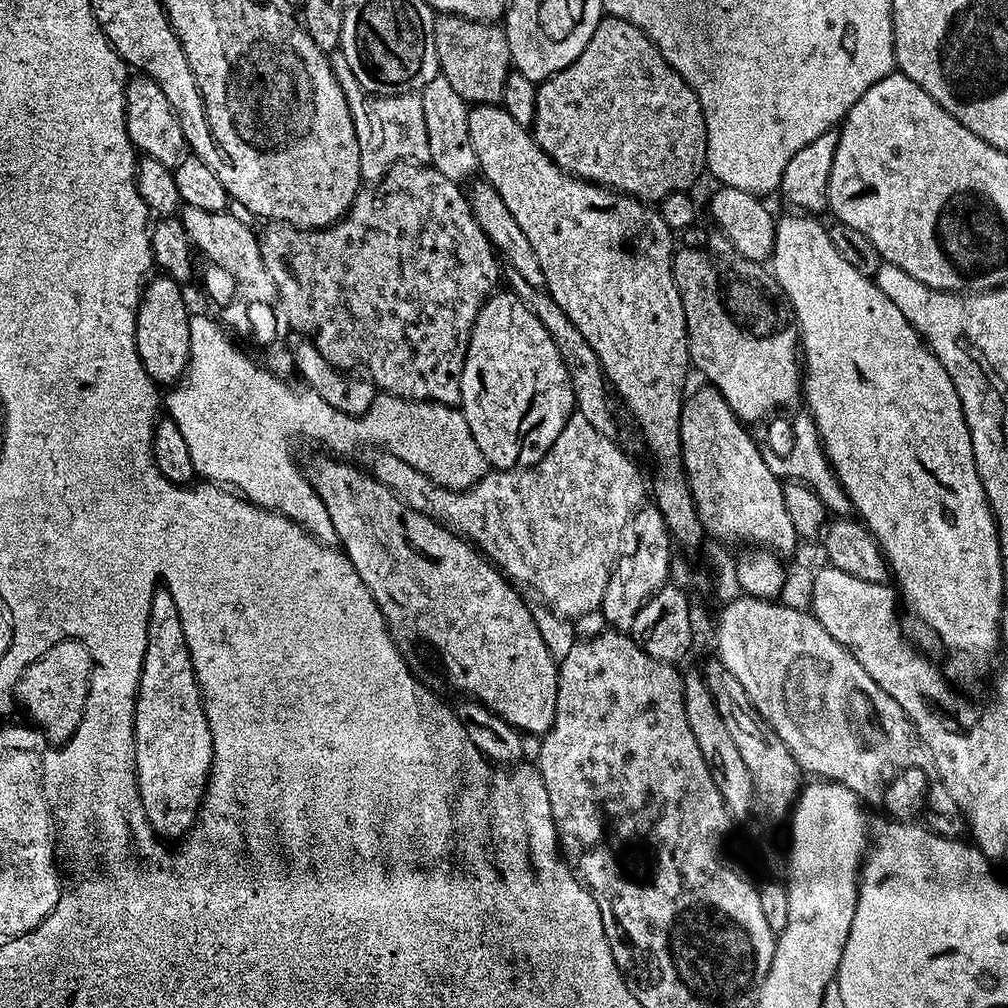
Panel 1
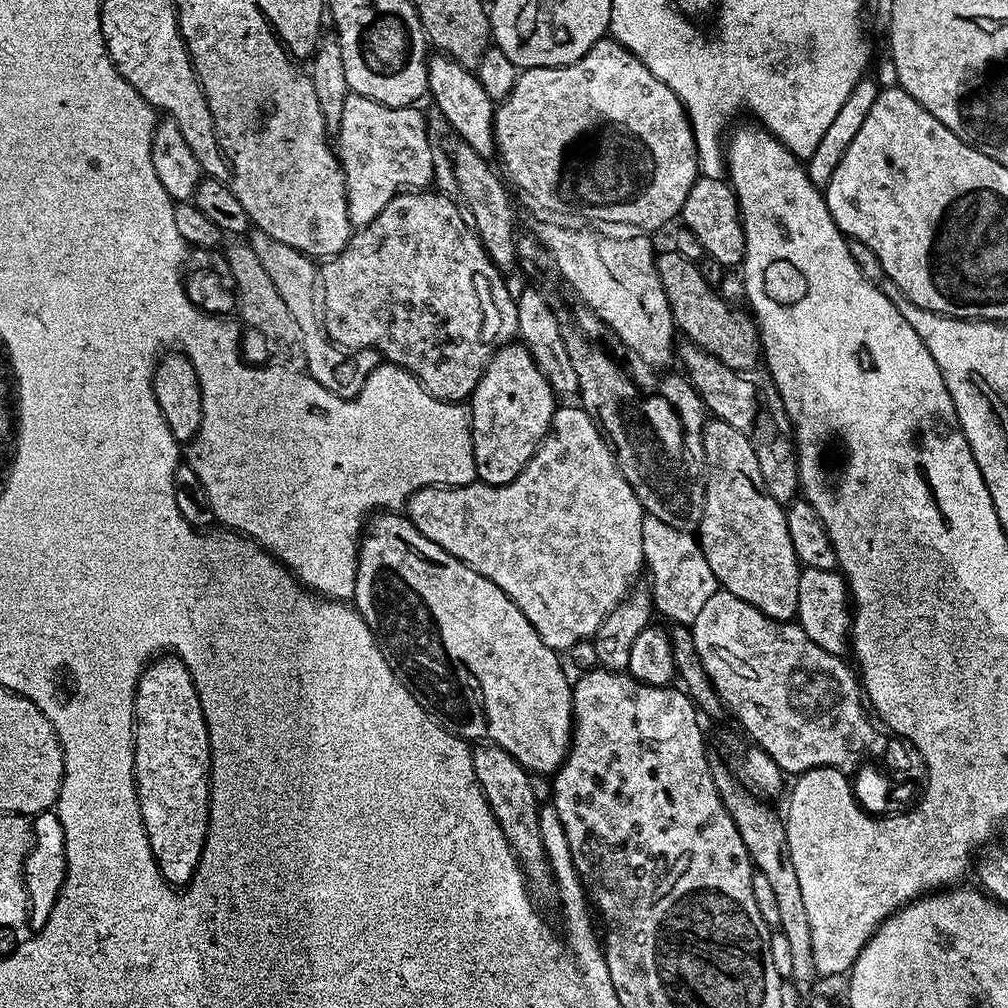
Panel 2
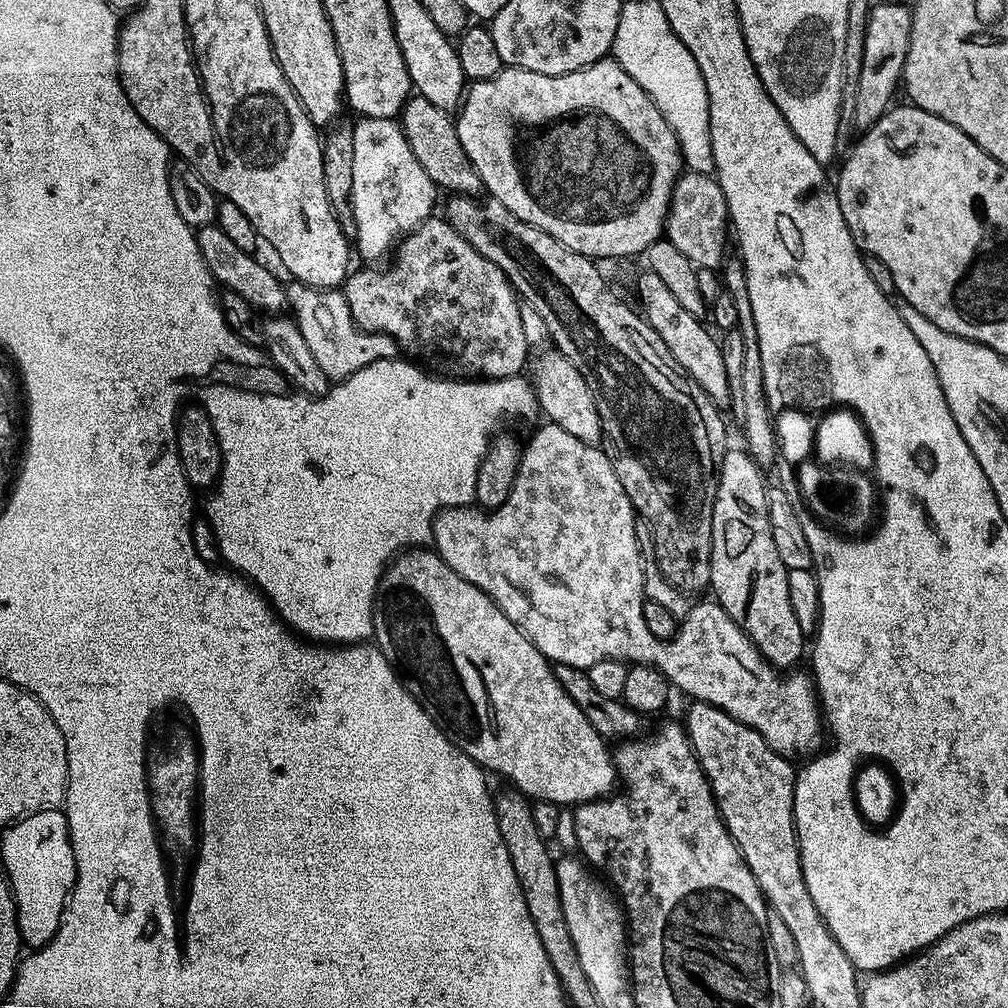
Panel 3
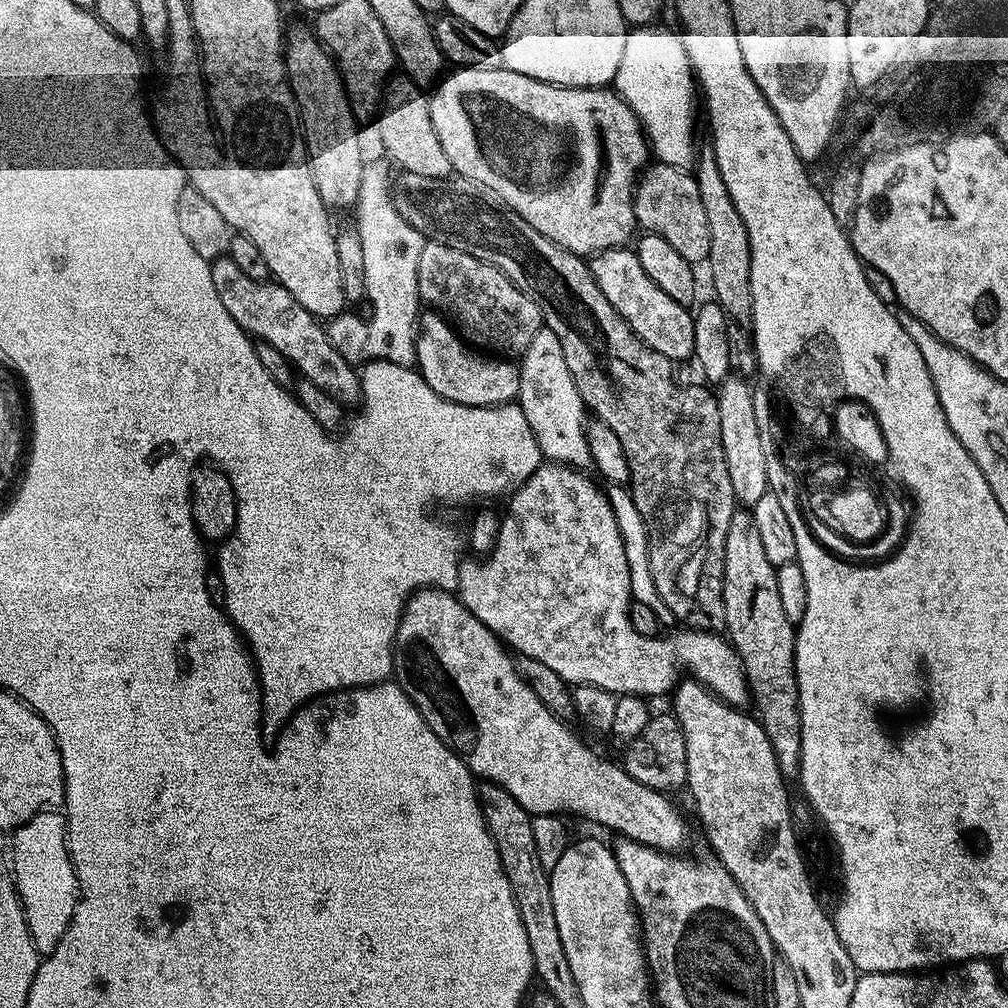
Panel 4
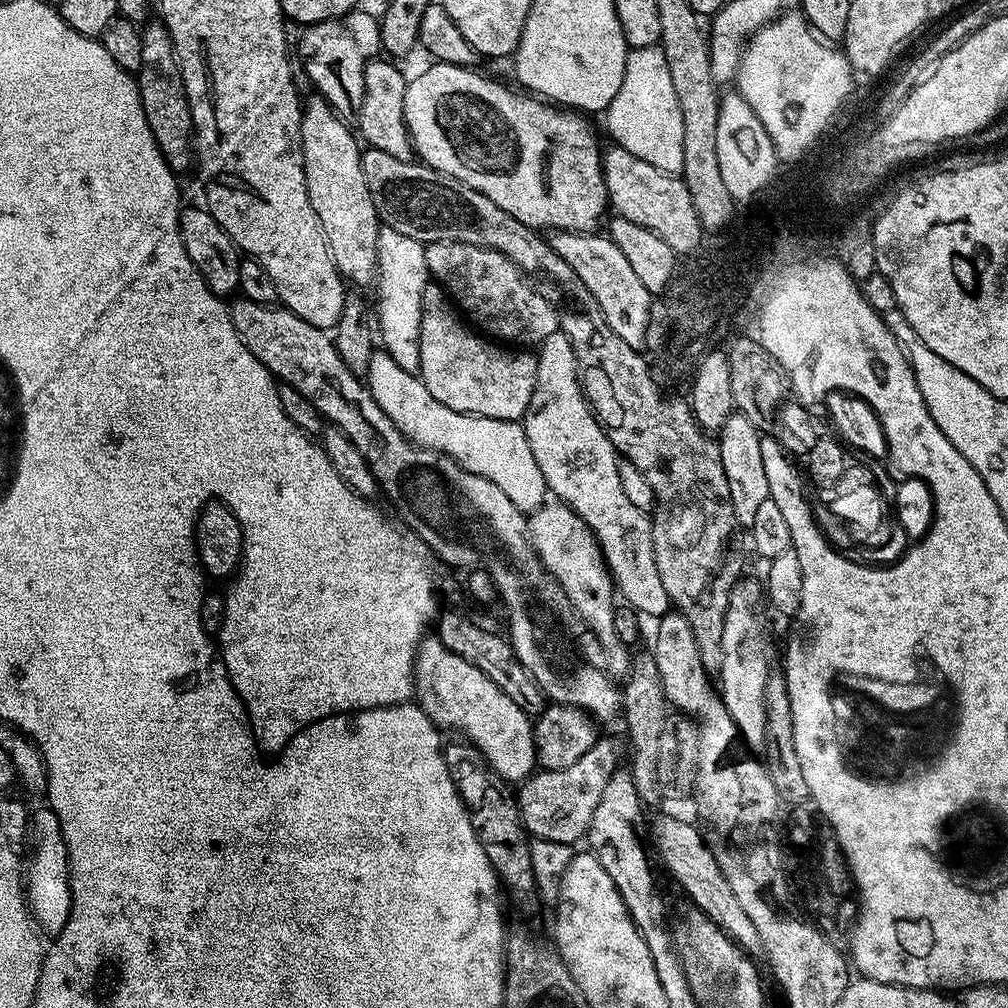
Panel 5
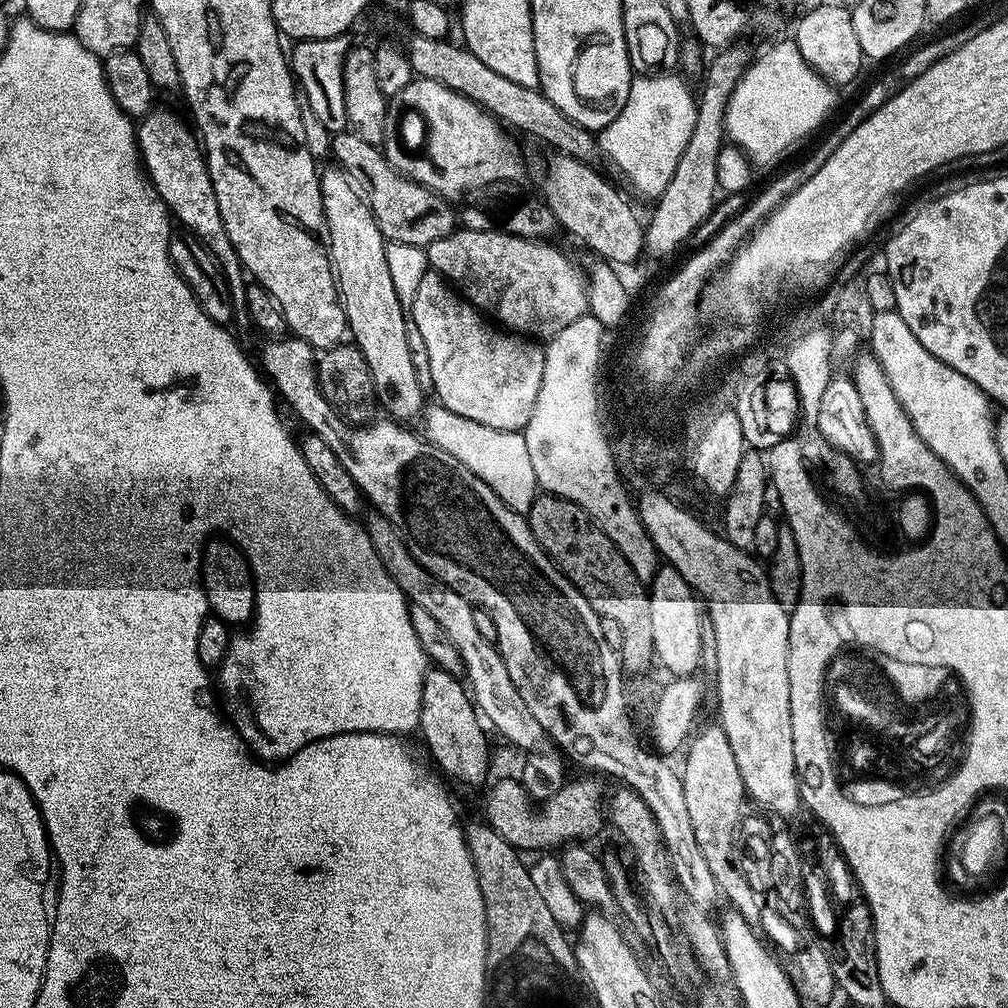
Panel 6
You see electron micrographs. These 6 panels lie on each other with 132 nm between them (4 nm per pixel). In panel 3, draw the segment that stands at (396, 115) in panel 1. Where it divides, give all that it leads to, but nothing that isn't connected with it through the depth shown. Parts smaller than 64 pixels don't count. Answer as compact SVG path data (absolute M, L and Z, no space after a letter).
M365 116L351 125L354 138L354 190L352 191L352 209L356 234L354 248L360 251L364 262L380 262L384 255L391 253L408 233L414 231L423 221L433 215L432 207L436 204L438 189L436 183L422 170L422 162L414 158L414 150L406 142L404 131L395 119L370 118Z

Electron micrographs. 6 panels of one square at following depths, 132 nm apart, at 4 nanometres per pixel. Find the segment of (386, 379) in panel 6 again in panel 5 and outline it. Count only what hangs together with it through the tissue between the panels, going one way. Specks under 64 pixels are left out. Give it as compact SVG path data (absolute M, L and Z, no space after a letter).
M312 94L309 100L307 97L303 101L300 113L300 149L304 159L306 194L310 198L310 206L314 206L314 214L318 214L318 222L328 240L328 253L332 255L337 272L349 285L371 285L376 279L378 234L382 225L379 214L374 210L374 198L370 198L370 186L366 186L366 174L362 174L361 141L357 133L353 129L352 133L348 128L351 127L336 115L336 111L319 94Z

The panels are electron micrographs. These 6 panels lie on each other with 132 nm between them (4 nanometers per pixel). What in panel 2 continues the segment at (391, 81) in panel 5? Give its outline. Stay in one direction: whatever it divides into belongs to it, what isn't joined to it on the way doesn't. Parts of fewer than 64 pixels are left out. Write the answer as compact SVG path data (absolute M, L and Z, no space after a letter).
M456 142L456 145L450 150L450 157L460 190L459 199L462 201L463 207L470 209L475 217L474 231L480 240L480 245L486 250L492 260L492 265L502 274L508 274L508 271L511 268L515 269L518 264L516 212L512 209L511 198L508 197L509 189L506 187L501 173L495 167L492 169L488 165L489 161L485 157L479 156L468 144Z

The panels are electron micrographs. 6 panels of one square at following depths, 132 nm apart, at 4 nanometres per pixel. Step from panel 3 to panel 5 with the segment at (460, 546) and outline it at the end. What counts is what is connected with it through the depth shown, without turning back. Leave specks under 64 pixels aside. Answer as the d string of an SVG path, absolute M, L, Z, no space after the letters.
M545 502L527 517L527 522L528 540L532 543L532 549L538 554L545 570L560 583L576 615L600 641L606 657L607 671L613 677L623 677L626 672L626 645L619 640L618 634L614 634L614 614L617 607L612 602L614 581L596 536L588 529L588 524L582 522L580 515L563 502Z

